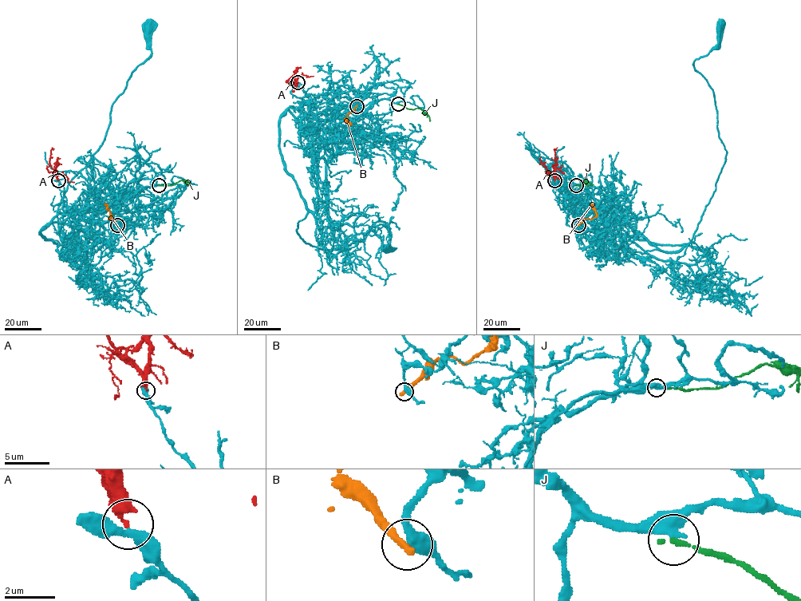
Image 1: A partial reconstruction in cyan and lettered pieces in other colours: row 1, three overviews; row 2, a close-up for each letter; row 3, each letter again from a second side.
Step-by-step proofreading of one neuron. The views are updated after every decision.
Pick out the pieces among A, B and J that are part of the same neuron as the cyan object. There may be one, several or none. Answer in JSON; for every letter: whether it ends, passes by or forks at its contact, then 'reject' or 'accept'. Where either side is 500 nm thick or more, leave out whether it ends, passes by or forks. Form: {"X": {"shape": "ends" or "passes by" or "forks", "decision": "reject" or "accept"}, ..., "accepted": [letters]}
{"A": {"shape": "ends", "decision": "reject"}, "B": {"shape": "ends", "decision": "reject"}, "J": {"shape": "ends", "decision": "reject"}, "accepted": []}

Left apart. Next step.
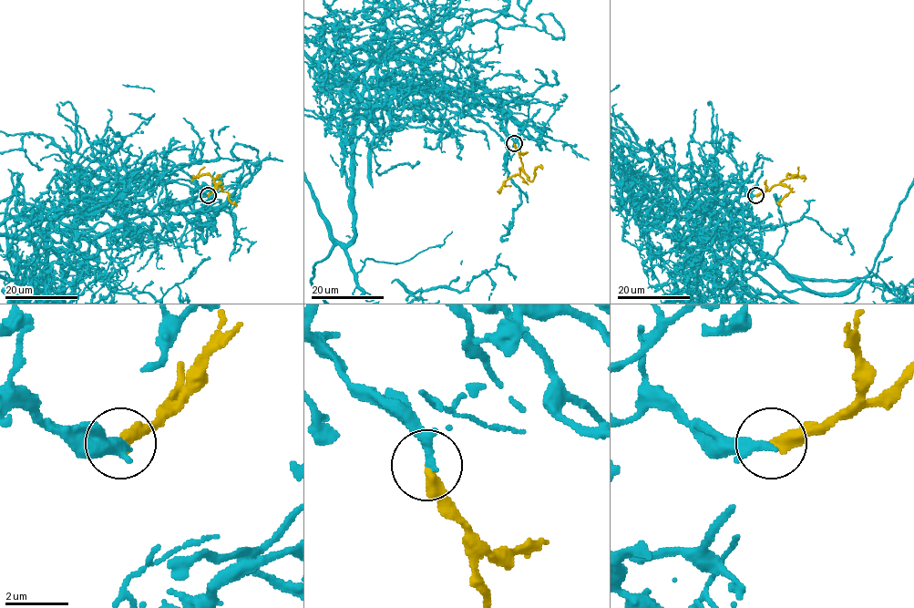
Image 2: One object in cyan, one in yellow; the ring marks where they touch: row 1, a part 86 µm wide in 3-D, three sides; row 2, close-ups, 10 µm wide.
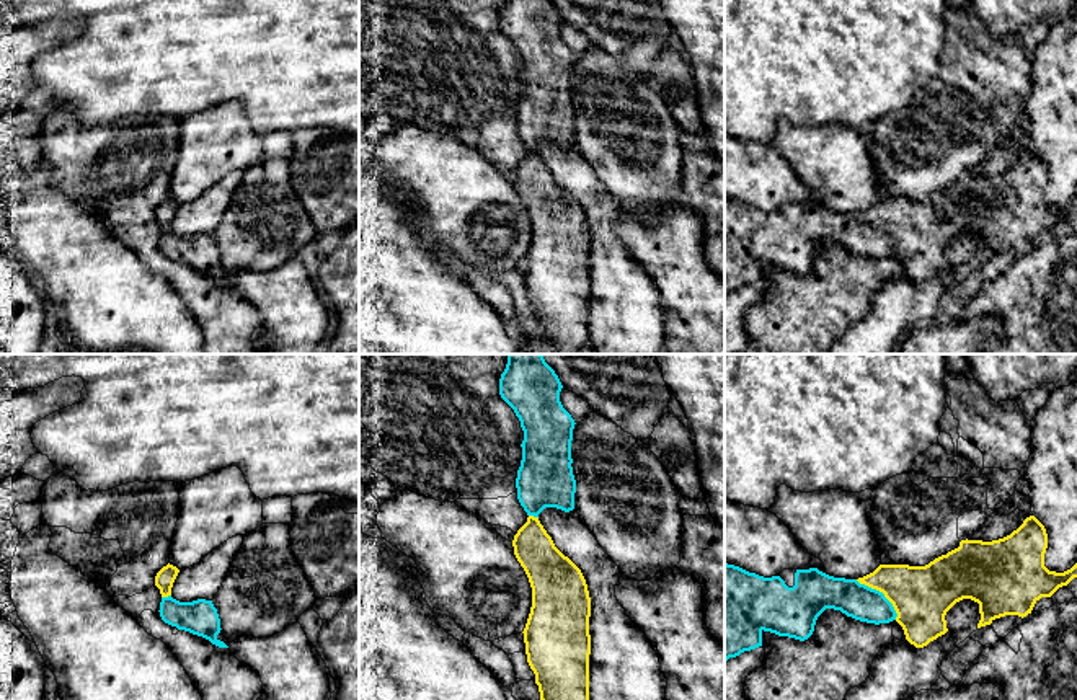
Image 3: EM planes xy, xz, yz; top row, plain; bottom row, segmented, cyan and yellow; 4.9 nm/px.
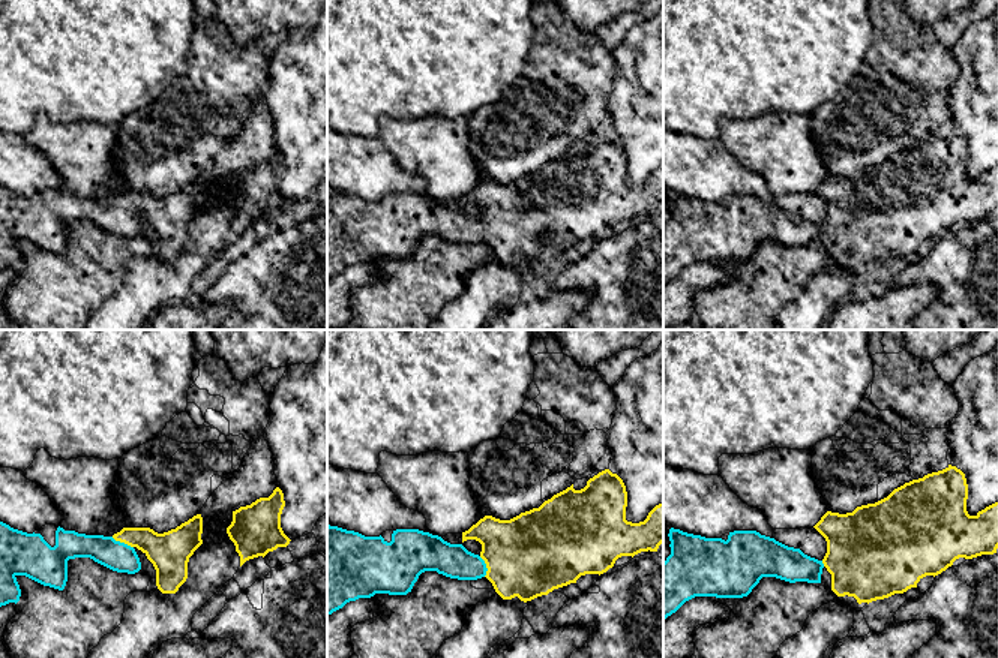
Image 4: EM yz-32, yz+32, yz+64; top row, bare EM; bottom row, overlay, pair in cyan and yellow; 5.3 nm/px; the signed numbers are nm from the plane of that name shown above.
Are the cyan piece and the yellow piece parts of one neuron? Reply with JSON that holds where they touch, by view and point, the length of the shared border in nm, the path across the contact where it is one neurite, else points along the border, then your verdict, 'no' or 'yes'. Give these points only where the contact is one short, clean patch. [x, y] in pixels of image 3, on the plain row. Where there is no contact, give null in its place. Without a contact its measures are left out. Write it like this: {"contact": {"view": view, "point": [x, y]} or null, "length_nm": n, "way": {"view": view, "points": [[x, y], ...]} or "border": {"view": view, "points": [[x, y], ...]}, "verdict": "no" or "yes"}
{"contact": {"view": "yz", "point": [881, 227]}, "length_nm": 280, "way": {"view": "yz", "points": [[854, 234], [873, 234], [881, 227], [921, 230]]}, "verdict": "yes"}

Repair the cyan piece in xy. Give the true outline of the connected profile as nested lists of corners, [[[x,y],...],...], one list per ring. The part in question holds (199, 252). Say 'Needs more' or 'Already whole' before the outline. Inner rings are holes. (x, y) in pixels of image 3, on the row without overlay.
Needs more. [[[168,197],[155,210],[155,220],[162,228],[158,245],[162,255],[178,264],[202,271],[219,282],[228,282],[217,272],[222,263],[212,235],[197,233],[193,237],[180,237],[171,232],[171,222],[178,207],[180,204]]]

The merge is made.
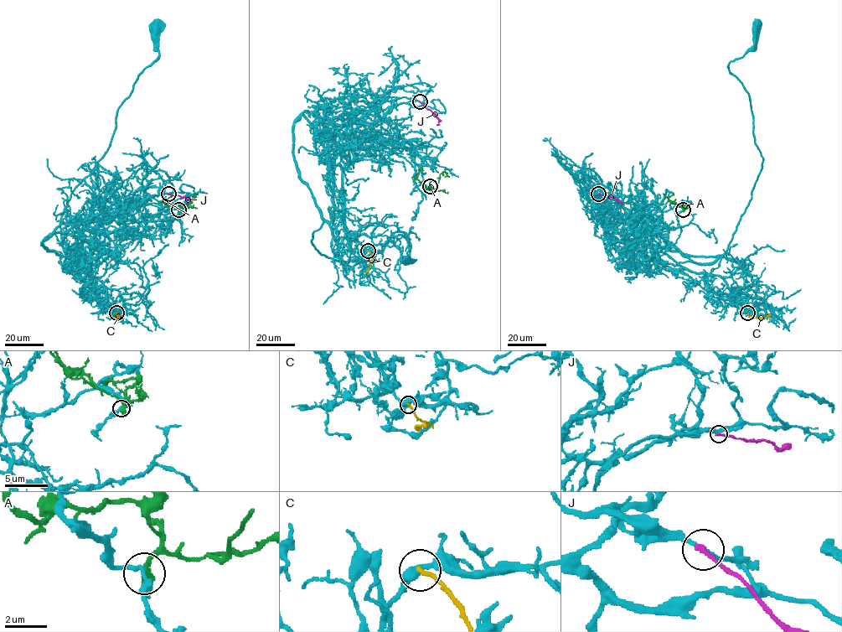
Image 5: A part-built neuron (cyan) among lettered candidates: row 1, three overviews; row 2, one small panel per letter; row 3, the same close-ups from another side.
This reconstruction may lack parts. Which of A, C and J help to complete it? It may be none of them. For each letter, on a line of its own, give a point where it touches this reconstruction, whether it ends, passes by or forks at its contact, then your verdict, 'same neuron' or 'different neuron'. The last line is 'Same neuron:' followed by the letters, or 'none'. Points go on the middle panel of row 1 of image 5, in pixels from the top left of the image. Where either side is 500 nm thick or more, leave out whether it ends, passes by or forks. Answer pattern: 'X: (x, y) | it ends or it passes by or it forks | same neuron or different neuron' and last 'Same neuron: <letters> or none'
A: (430, 186) | it ends | different neuron
C: (368, 251) | it ends | different neuron
J: (420, 101) | it ends | different neuron
Same neuron: none

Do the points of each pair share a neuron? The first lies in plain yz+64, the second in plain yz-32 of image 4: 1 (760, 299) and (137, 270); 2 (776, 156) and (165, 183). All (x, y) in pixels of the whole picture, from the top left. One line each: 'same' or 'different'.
1: different
2: different

